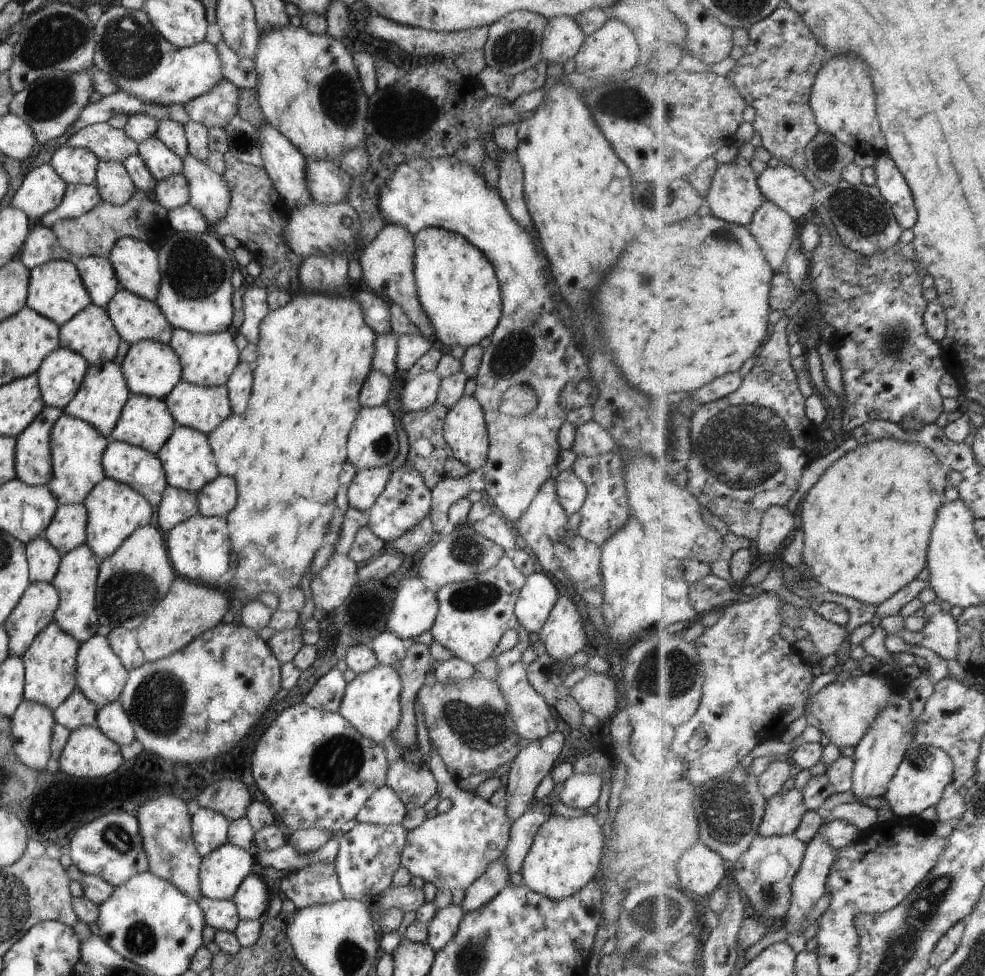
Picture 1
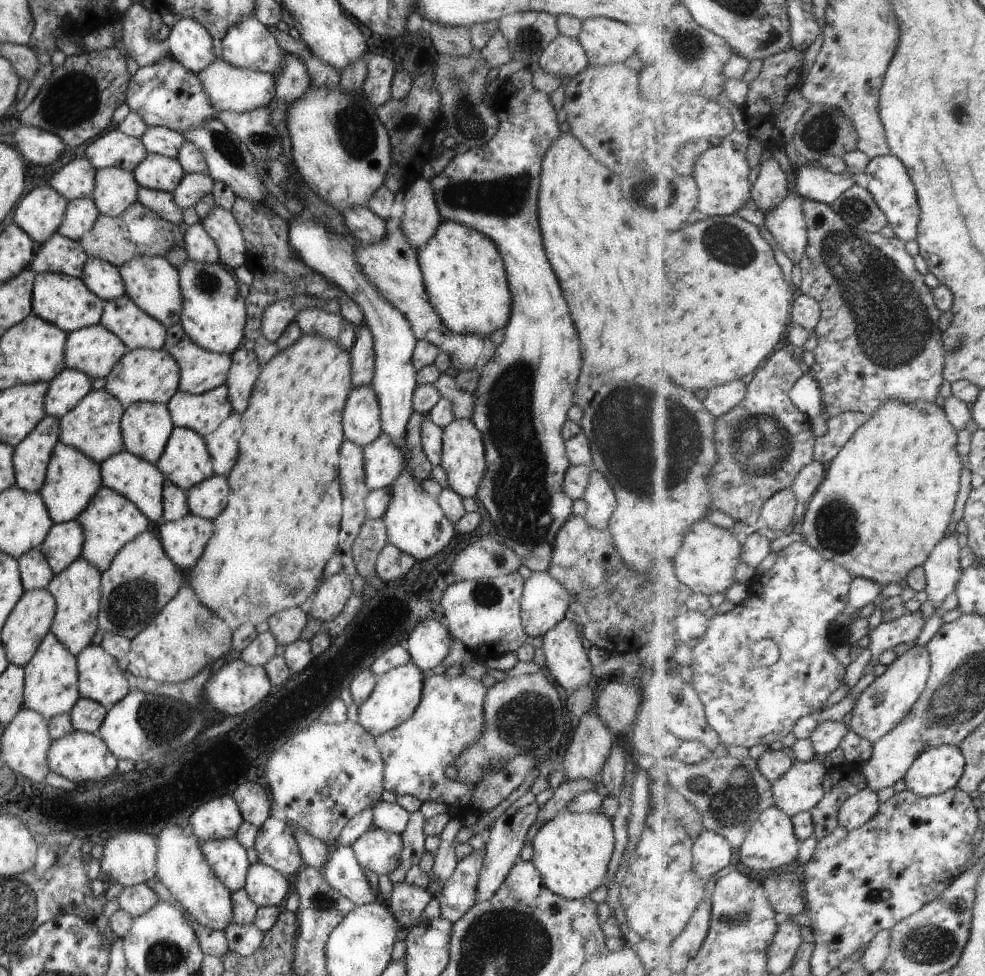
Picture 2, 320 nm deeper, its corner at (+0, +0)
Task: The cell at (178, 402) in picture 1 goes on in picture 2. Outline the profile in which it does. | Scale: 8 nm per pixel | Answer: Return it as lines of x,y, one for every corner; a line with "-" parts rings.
225,383
198,395
178,390
166,407
175,427
191,429
202,437
213,432
232,411

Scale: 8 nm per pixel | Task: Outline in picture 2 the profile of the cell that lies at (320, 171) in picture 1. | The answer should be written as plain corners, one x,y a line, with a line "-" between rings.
347,207
341,211
348,233
363,245
372,245
383,240
385,223
382,218
365,207

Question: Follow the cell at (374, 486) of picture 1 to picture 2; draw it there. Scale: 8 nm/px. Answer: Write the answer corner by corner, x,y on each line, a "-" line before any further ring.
381,432
362,448
362,463
365,484
372,491
392,484
404,467
404,454
390,436

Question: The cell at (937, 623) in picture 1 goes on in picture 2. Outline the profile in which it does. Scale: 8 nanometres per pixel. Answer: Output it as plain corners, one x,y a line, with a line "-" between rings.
953,531
936,544
923,566
927,578
927,598
937,607
958,587
963,573
959,564
959,552
959,533

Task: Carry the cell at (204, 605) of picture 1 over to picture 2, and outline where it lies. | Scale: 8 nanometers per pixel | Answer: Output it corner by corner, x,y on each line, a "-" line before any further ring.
187,586
175,593
175,596
161,608
151,622
130,640
130,652
134,657
141,656
146,662
147,678
162,682
181,682
197,674
204,666
213,663
229,652
232,646
232,631
213,611
199,604
195,593

